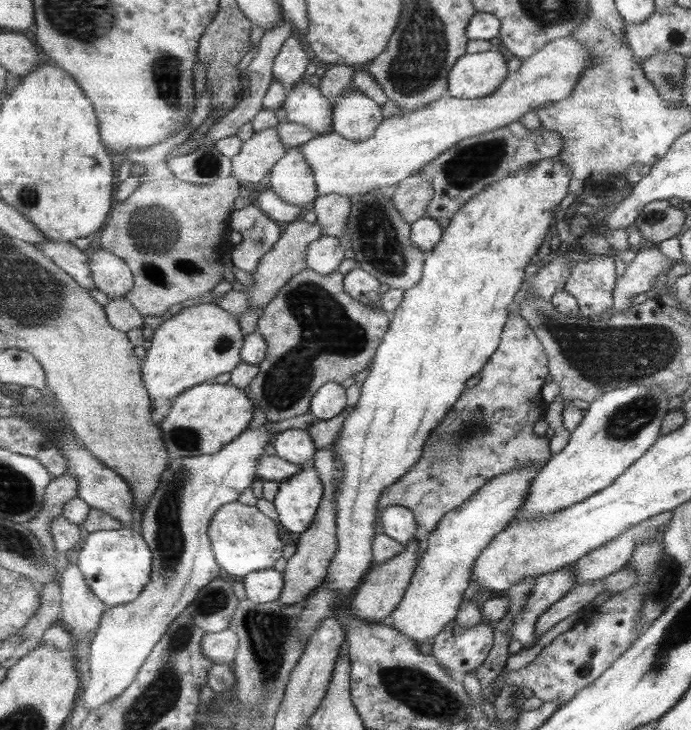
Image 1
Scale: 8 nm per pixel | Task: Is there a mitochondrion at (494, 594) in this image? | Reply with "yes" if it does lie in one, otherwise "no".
no

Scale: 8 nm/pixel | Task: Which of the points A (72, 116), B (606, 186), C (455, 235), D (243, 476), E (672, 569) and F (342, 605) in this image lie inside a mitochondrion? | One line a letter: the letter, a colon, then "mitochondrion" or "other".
A: other
B: other
C: other
D: other
E: mitochondrion
F: other

